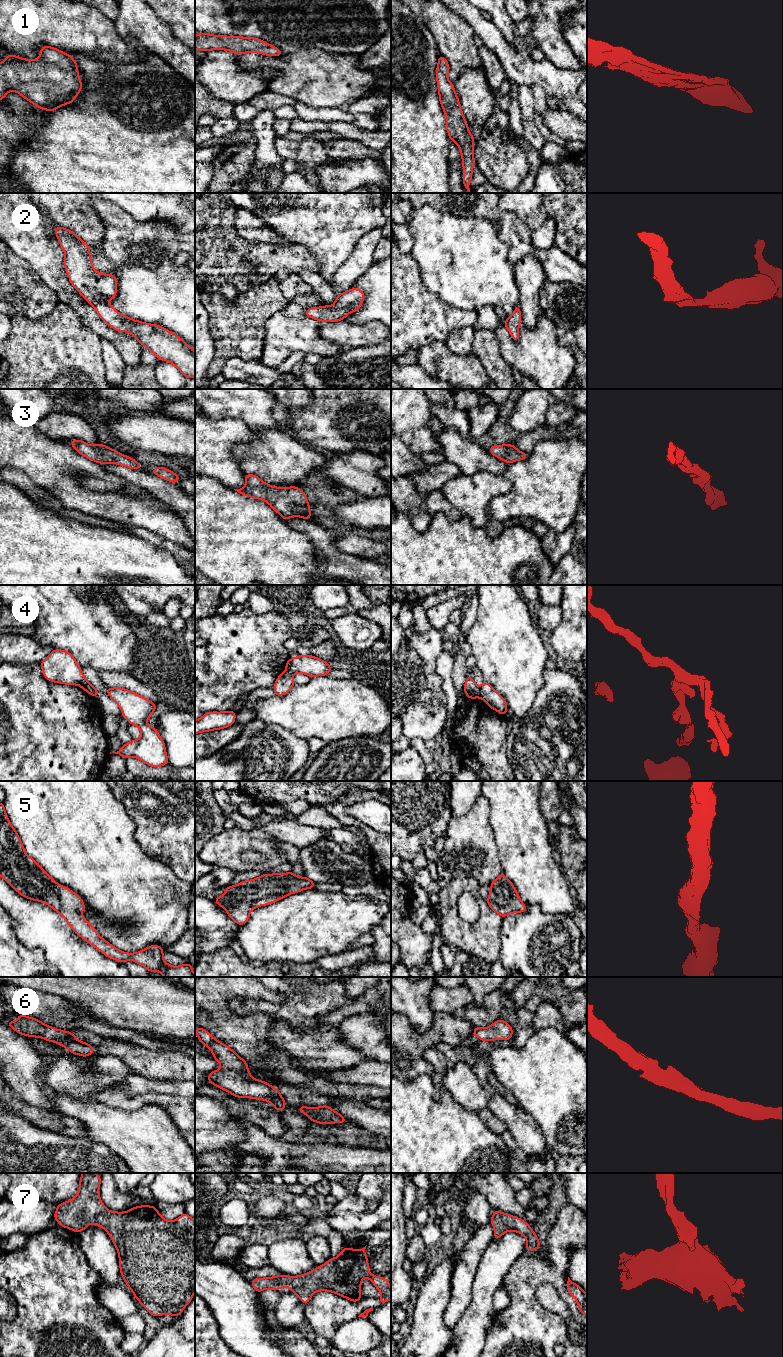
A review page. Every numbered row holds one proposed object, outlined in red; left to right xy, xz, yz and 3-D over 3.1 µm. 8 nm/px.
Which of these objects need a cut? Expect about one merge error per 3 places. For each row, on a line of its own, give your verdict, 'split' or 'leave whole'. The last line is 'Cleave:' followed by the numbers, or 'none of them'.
1: leave whole
2: leave whole
3: leave whole
4: split
5: leave whole
6: leave whole
7: leave whole
Cleave: 4

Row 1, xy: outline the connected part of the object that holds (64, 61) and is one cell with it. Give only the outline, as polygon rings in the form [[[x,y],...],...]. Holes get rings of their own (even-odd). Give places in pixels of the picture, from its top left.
[[[47,45],[41,48],[40,57],[35,60],[8,54],[0,63],[0,100],[3,100],[9,91],[14,91],[40,109],[52,112],[72,103],[81,89],[82,82],[74,58]]]

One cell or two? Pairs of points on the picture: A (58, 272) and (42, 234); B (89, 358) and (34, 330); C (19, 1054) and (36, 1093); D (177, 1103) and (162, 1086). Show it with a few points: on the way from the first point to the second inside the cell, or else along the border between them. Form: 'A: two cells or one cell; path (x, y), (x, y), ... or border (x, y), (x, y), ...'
A: one cell; path (49, 263), (42, 250), (42, 243)
B: one cell; path (75, 358), (69, 353), (59, 353), (48, 344)
C: one cell; path (21, 1064), (29, 1083)
D: two cells; border (147, 1093), (166, 1093), (184, 1097)

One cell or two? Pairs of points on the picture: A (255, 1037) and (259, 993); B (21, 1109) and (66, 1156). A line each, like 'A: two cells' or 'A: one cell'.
A: one cell
B: two cells

